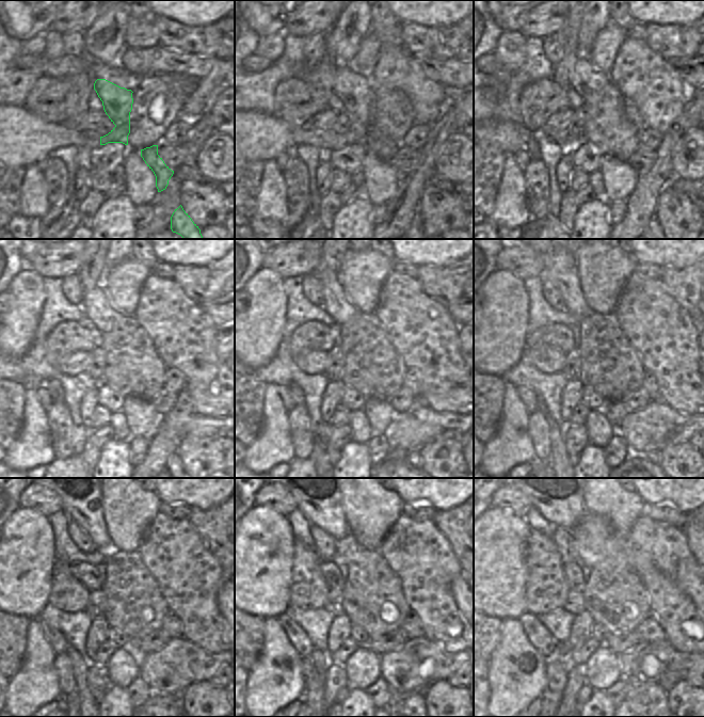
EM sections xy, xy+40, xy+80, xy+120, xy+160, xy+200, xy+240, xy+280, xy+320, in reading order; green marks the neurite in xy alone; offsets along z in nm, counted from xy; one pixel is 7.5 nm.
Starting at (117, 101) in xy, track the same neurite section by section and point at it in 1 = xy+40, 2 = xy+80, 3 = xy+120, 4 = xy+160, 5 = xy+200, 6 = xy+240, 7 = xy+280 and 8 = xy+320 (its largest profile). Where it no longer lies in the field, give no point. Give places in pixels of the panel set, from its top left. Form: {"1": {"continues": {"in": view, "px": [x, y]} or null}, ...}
{"1": {"continues": {"in": "xy+40", "px": [352, 89]}}, "2": {"continues": {"in": "xy+80", "px": [586, 80]}}, "3": {"continues": {"in": "xy+120", "px": [97, 306]}}, "4": {"continues": {"in": "xy+160", "px": [336, 304]}}, "5": {"continues": {"in": "xy+200", "px": [560, 268]}}, "6": {"continues": {"in": "xy+240", "px": [81, 499]}}, "7": {"continues": {"in": "xy+280", "px": [319, 499]}}, "8": {"continues": {"in": "xy+320", "px": [559, 499]}}}

